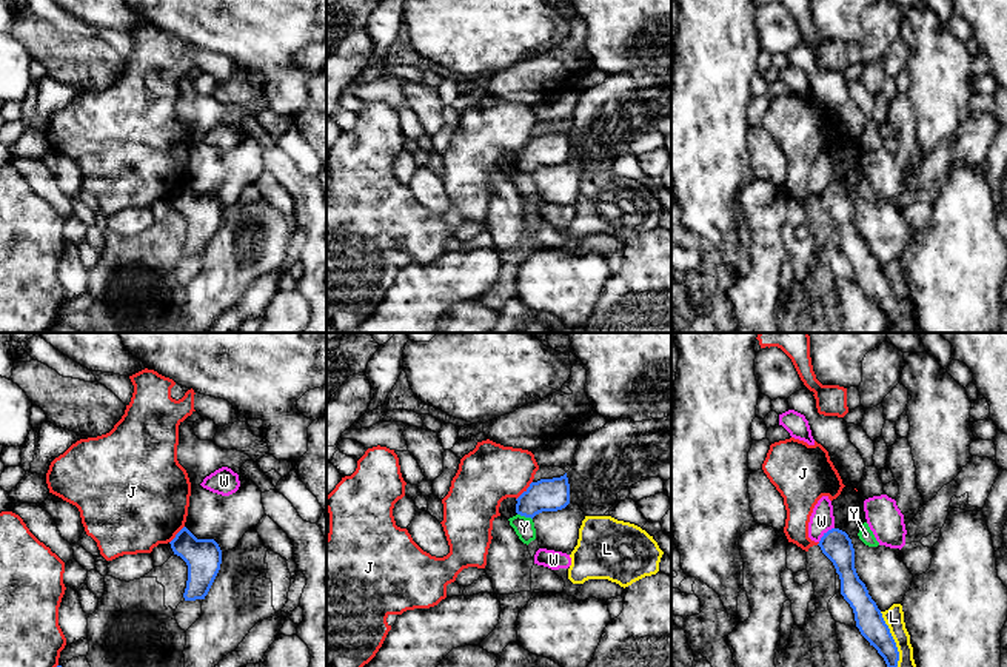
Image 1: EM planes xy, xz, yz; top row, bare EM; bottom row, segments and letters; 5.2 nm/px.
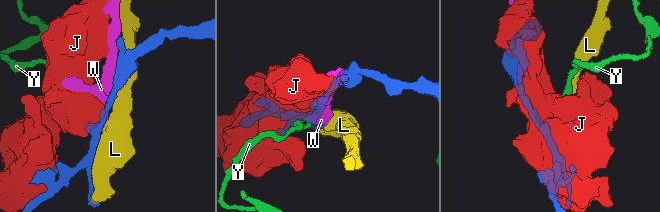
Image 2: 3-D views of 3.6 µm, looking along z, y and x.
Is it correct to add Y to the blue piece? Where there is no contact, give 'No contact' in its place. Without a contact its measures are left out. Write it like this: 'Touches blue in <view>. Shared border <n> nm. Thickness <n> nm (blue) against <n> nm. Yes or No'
Touches blue in xz. Shared border 90 nm. Thickness 180 nm (blue) against 110 nm. No

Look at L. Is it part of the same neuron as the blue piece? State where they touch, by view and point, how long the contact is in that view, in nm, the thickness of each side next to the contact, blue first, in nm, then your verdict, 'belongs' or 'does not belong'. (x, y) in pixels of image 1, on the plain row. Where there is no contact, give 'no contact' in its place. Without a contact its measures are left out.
contact yz (893, 296); length 320 nm; calibres 140 and 140 nm; does not belong

